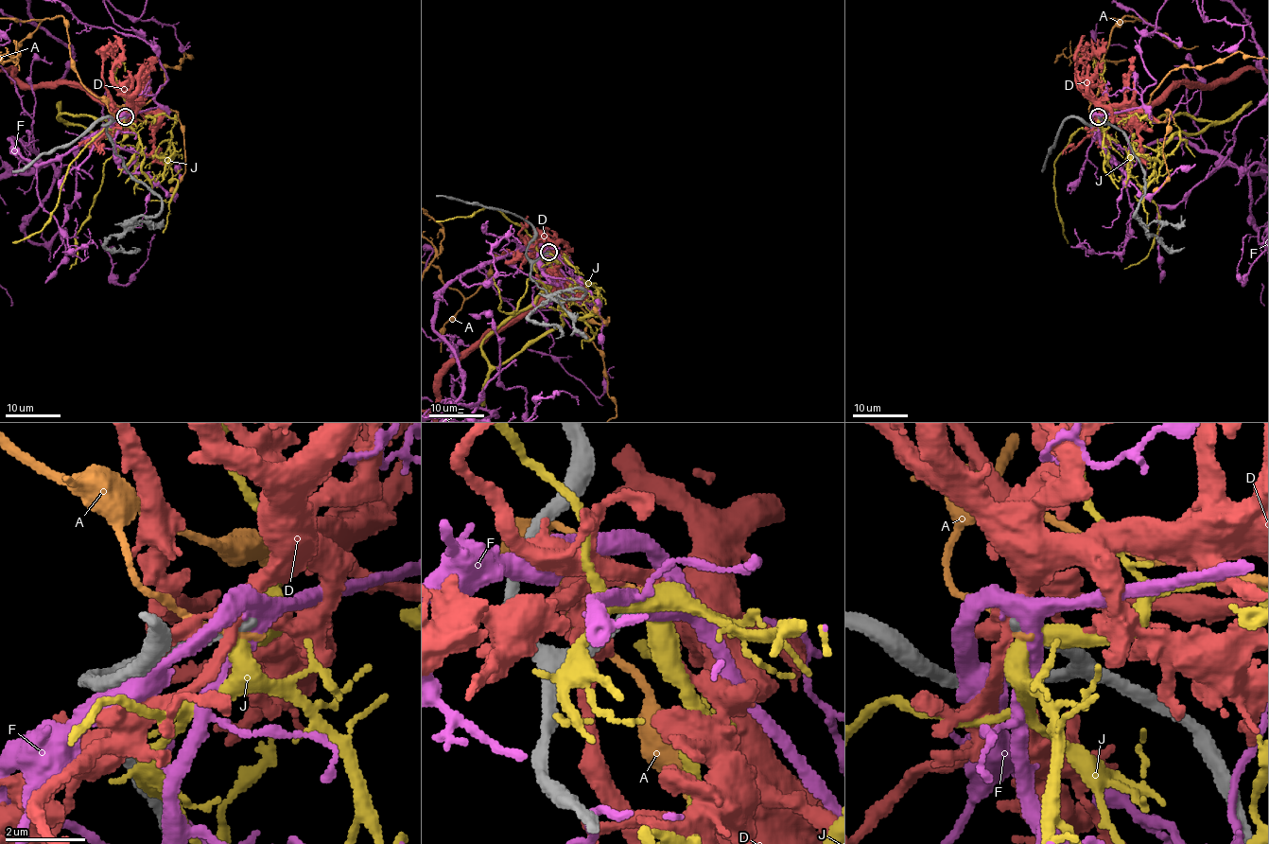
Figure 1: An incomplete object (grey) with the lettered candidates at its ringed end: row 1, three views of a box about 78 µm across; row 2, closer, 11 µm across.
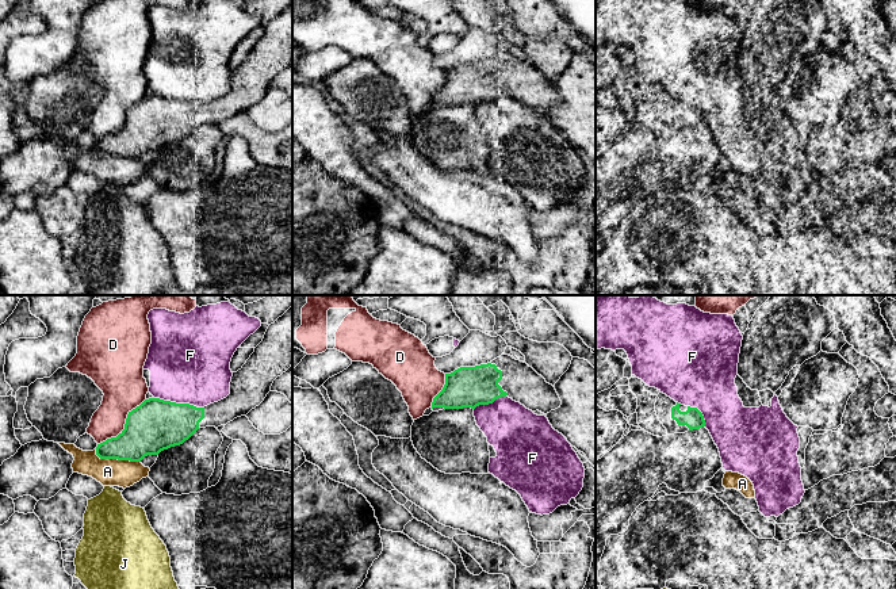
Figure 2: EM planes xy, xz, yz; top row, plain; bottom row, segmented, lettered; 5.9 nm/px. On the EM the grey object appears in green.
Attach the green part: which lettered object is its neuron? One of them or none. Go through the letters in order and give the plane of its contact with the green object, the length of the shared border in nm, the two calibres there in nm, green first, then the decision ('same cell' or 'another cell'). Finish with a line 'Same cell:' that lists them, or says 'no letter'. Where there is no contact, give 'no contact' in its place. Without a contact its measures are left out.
A: meets green in xy; contact 280 nm long; 280 nm thick on the green side, 160 nm on the other; another cell
D: meets green in xy; contact 400 nm long; 300 nm thick on the green side, 260 nm on the other; another cell
F: meets green in xy; contact 300 nm long; 300 nm thick on the green side, 480 nm on the other; another cell
J: no contact; another cell
Same cell: no letter

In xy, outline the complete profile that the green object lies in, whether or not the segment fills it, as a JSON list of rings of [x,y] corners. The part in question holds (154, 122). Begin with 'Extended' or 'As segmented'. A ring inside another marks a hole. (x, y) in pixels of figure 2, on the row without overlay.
Extended. [[[292,3],[271,20],[241,66],[233,69],[230,91],[204,104],[160,95],[129,108],[125,126],[97,141],[100,156],[141,158],[148,152],[183,141],[199,125],[221,123],[246,112],[271,88],[273,77],[292,62]]]

